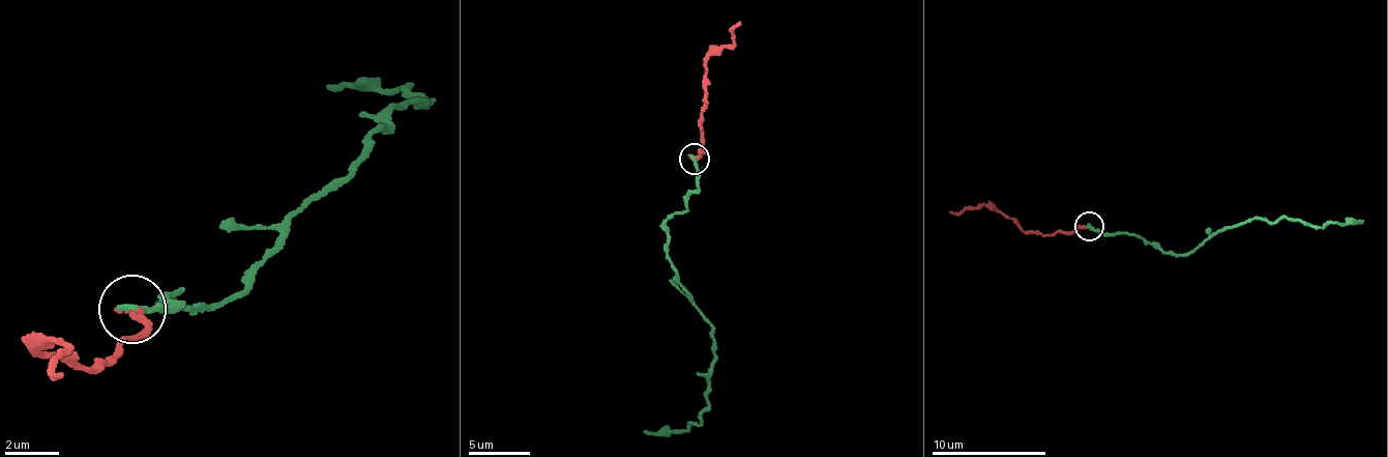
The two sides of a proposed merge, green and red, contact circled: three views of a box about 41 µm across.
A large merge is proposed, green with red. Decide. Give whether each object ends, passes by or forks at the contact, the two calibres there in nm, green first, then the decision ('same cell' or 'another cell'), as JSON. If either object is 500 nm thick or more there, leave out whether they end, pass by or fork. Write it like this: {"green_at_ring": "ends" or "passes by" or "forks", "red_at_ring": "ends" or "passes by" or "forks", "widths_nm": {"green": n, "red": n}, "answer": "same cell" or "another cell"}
{"green_at_ring": "ends", "red_at_ring": "ends", "widths_nm": {"green": 320, "red": 180}, "answer": "same cell"}

